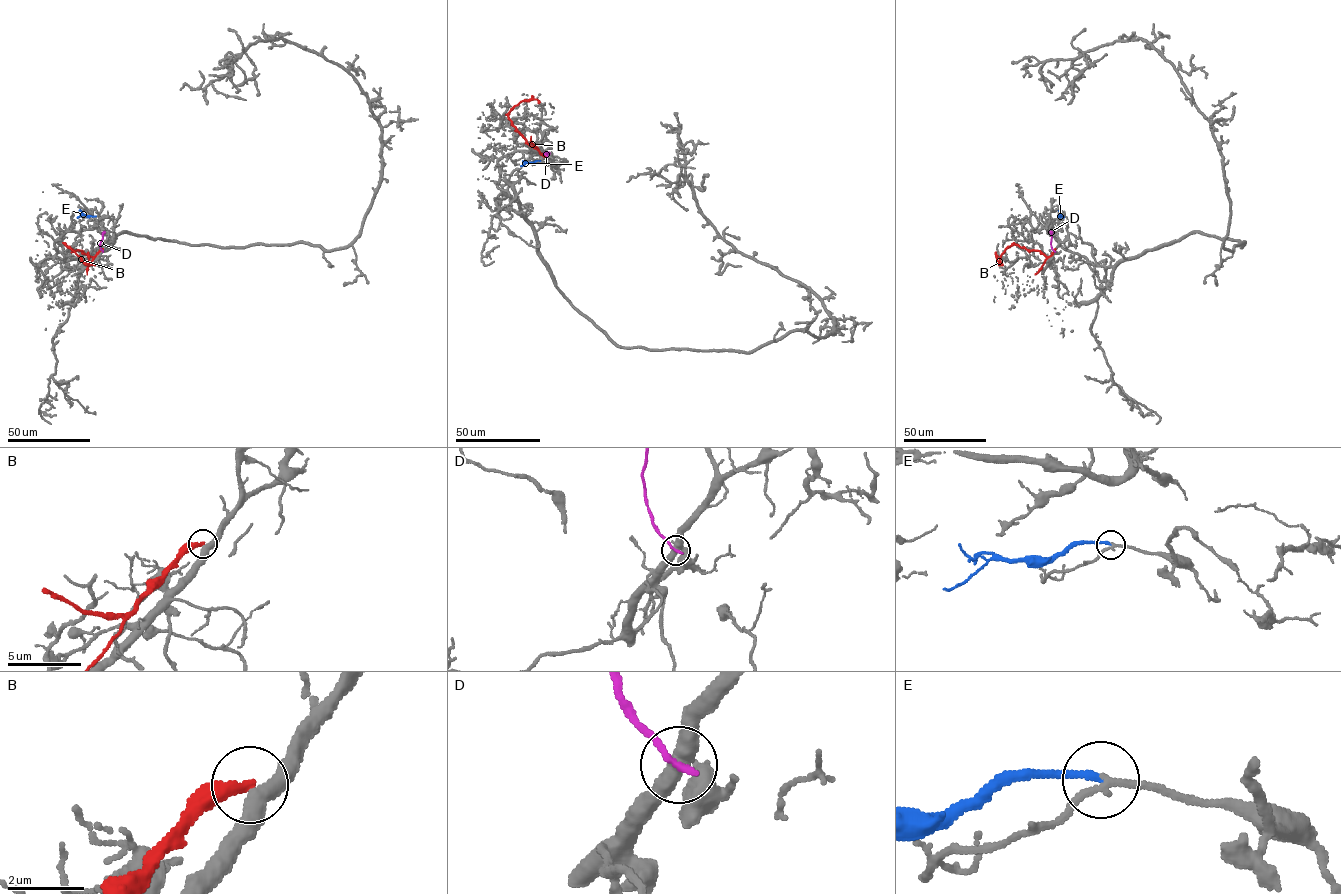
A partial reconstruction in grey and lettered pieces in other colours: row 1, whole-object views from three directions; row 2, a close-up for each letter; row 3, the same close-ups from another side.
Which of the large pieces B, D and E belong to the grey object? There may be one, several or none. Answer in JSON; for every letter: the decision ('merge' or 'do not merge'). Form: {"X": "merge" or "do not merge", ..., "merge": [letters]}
{"B": "do not merge", "D": "do not merge", "E": "merge", "merge": ["E"]}

